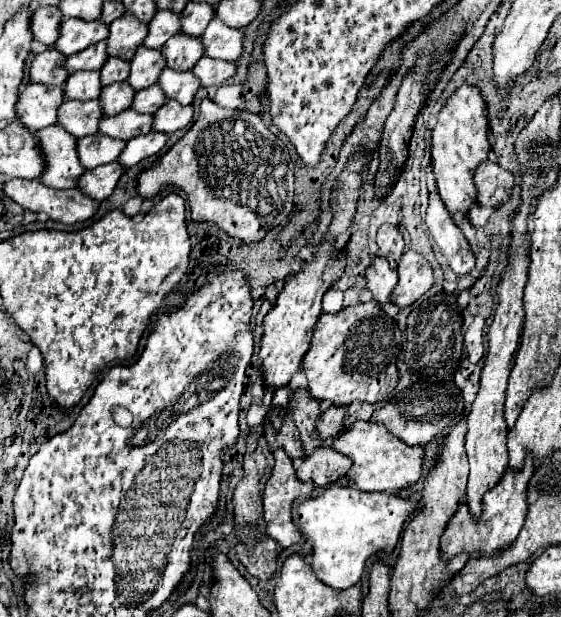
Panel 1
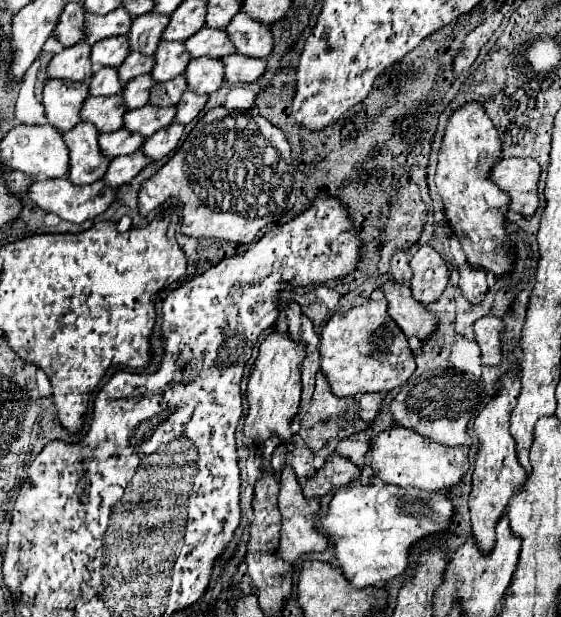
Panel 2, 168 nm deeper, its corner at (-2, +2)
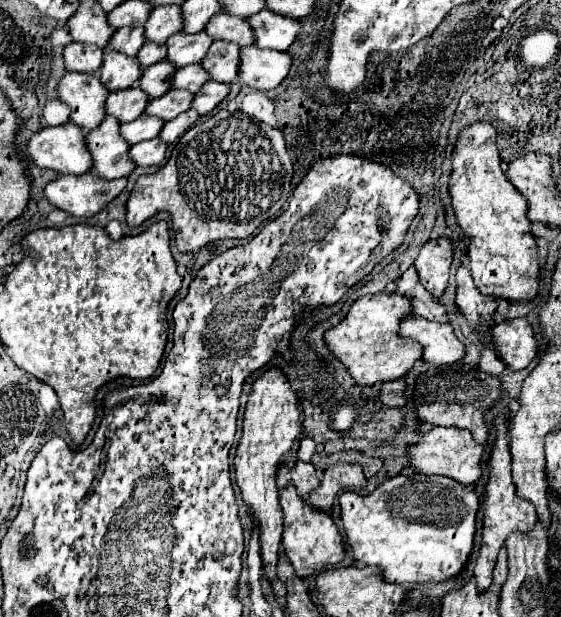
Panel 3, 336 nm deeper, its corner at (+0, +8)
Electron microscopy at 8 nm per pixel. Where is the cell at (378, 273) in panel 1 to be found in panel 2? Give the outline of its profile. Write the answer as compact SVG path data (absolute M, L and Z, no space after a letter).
M386 280L380 288L388 300L388 314L404 330L404 334L422 340L434 332L436 318L412 298L408 282Z

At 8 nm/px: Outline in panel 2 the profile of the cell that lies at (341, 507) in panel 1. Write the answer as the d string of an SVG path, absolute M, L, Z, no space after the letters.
M390 484L344 486L334 492L326 514L318 518L318 524L328 536L332 536L336 548L336 566L342 570L344 578L356 588L366 588L366 586L380 586L386 580L400 576L406 570L408 564L406 556L412 542L428 534L444 532L448 528L452 510L454 506L446 498L446 492L426 492L416 488L398 488Z

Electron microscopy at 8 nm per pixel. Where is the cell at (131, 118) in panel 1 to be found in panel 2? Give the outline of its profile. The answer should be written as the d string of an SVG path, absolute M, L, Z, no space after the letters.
M146 104L142 108L128 110L128 114L124 114L124 128L130 132L140 132L144 138L148 138L160 128L172 124L174 114L176 114L174 108L156 108Z

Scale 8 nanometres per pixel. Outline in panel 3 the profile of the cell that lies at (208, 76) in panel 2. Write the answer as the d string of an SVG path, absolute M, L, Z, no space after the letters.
M216 40L202 60L212 80L234 82L240 70L240 46L226 40Z

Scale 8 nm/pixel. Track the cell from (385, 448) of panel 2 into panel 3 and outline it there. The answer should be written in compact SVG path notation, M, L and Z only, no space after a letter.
M430 428L422 432L422 438L418 444L410 446L410 466L416 472L422 474L444 474L450 476L466 486L472 486L480 480L482 476L482 468L480 468L480 460L482 454L486 450L486 444L478 444L472 434L468 430L460 430L460 428Z

